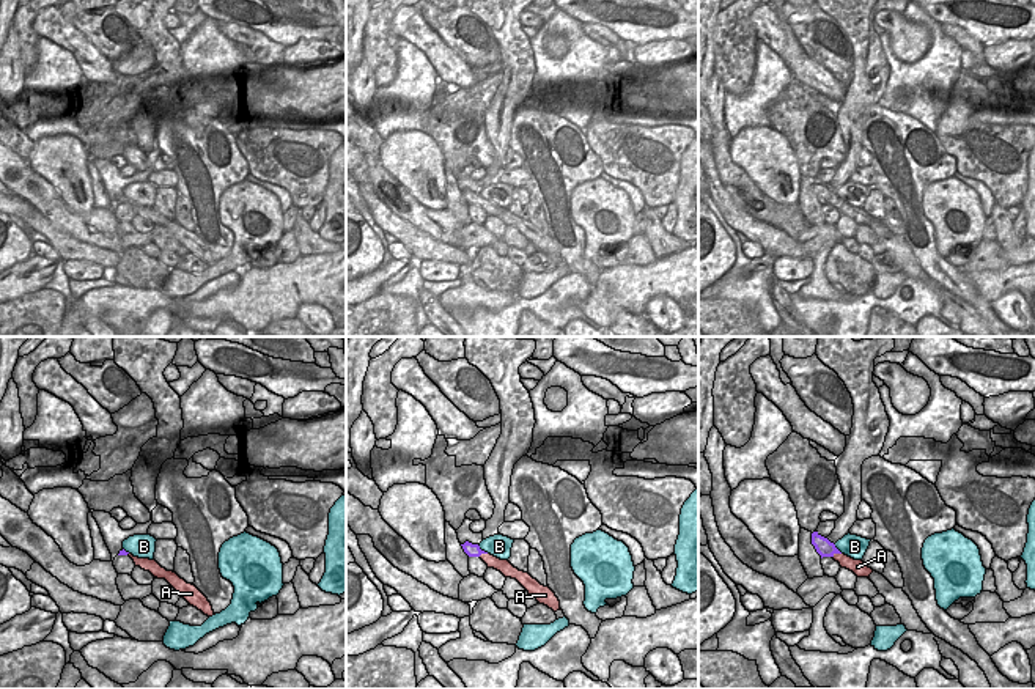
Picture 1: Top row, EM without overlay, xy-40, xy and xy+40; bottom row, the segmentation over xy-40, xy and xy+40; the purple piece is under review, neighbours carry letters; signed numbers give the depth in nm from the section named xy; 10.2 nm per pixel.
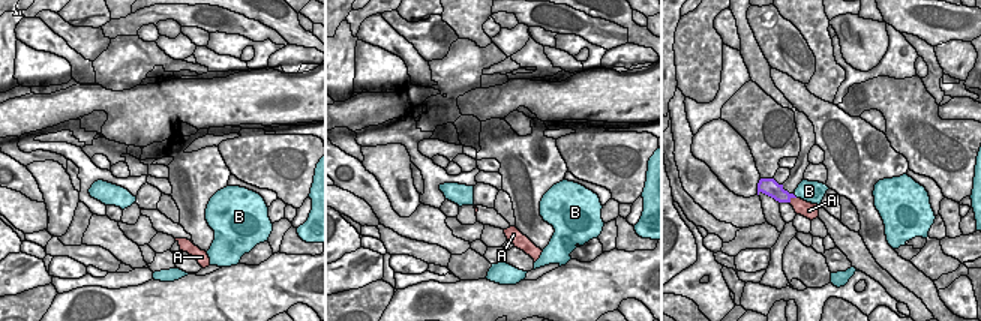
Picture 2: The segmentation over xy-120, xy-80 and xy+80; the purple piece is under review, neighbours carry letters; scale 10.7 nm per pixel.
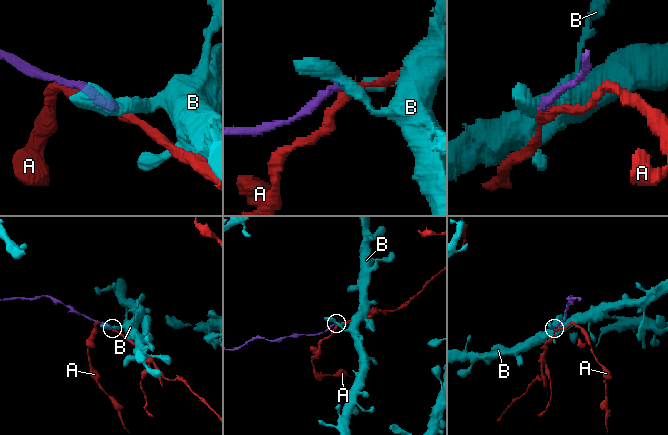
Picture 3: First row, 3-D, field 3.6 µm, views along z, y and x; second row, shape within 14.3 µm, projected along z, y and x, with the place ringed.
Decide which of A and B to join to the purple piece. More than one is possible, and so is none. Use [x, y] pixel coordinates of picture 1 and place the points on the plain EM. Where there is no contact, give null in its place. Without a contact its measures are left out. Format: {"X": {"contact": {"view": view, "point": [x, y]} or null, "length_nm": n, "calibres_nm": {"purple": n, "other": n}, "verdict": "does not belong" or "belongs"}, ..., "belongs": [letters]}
{"A": {"contact": {"view": "xy+40", "point": [836, 200]}, "length_nm": 110, "calibres_nm": {"purple": 180, "other": 130}, "verdict": "does not belong"}, "B": {"contact": {"view": "xy", "point": [483, 198]}, "length_nm": 150, "calibres_nm": {"purple": 130, "other": 240}, "verdict": "does not belong"}, "belongs": []}

